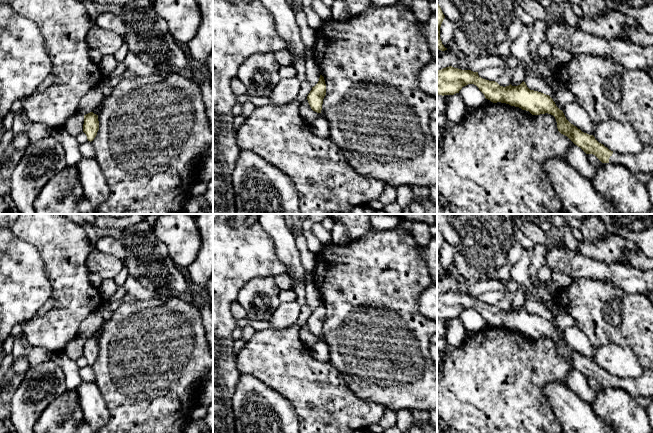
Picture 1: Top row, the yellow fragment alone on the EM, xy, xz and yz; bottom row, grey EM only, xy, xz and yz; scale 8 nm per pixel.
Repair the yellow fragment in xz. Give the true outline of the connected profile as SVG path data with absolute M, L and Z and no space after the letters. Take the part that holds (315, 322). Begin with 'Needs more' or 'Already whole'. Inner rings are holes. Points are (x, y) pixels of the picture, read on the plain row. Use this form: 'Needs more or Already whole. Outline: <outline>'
Already whole. Outline: M320 299L318 307L312 311L312 314L307 320L308 327L311 333L317 337L321 337L323 323L326 319L326 308L324 301Z

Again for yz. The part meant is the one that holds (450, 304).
Needs more. Outline: M449 290L437 295L437 319L454 319L468 308L476 309L485 322L493 327L506 327L529 335L532 339L553 339L561 358L586 378L595 379L602 387L623 389L633 397L653 398L653 369L644 367L643 373L636 378L613 376L599 367L593 359L584 357L571 348L549 319L530 314L524 305L518 310L510 308L503 311L495 305L481 302L478 296L471 294Z

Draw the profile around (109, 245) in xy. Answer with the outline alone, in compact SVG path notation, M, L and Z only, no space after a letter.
M110 236L100 237L95 248L106 254L112 255L123 262L126 259L125 248L117 238Z

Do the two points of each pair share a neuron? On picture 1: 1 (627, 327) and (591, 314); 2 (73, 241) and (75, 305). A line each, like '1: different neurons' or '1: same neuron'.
1: same neuron
2: same neuron

